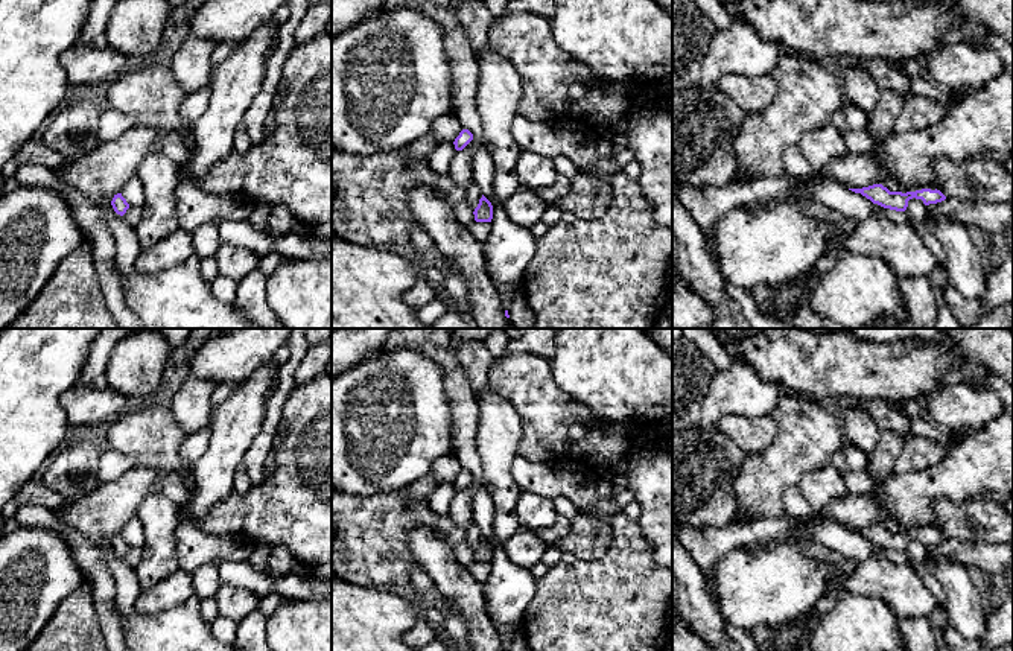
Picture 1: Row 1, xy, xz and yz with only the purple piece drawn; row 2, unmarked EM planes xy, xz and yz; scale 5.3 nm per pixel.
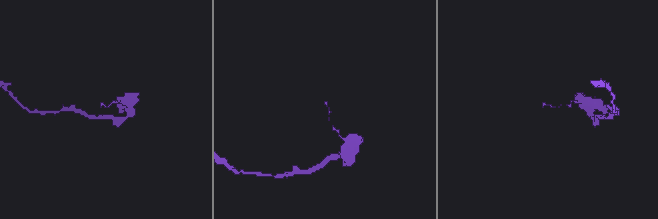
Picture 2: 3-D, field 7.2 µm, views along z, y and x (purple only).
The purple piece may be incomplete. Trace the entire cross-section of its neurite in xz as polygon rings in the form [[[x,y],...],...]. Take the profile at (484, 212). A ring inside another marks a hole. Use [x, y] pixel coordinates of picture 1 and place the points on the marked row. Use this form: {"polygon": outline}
{"polygon": [[[484,195],[479,199],[479,204],[475,208],[473,214],[475,214],[476,222],[491,222],[491,219],[493,219],[493,205]]]}

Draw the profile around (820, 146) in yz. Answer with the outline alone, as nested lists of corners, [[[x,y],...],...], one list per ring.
[[[832,125],[809,131],[797,146],[814,172],[821,172],[832,160],[846,154],[844,135]]]

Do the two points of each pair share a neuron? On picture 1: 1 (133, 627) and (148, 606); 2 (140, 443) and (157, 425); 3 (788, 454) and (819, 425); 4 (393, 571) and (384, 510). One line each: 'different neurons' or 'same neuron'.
1: different neurons
2: same neuron
3: same neuron
4: same neuron

